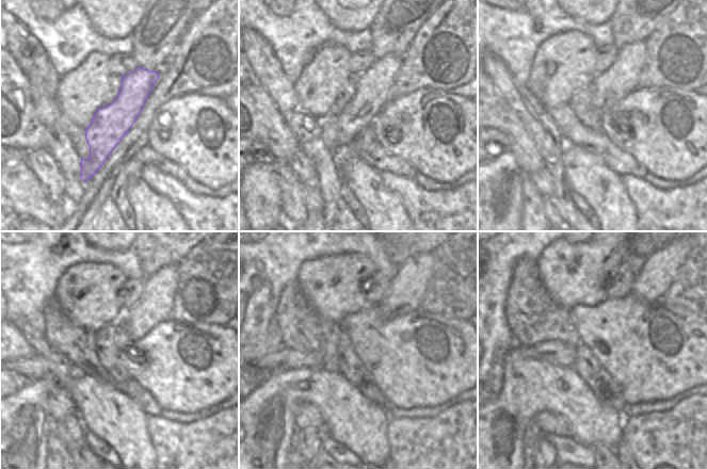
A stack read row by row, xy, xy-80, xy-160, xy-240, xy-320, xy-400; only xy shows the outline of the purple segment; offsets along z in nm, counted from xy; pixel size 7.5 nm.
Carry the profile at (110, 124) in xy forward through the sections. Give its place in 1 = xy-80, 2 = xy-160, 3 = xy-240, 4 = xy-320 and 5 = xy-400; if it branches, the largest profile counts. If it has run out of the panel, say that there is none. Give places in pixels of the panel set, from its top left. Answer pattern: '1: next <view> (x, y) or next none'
1: next xy-80 (339, 130)
2: next xy-160 (611, 86)
3: next xy-240 (155, 306)
4: next xy-320 (407, 289)
5: next xy-400 (660, 268)

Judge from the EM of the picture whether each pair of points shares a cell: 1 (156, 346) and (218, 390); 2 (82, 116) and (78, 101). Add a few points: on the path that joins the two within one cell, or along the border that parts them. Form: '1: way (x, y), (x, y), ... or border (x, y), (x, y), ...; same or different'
1: way (171, 361), (188, 367), (203, 382); same
2: way (81, 113), (80, 104); same

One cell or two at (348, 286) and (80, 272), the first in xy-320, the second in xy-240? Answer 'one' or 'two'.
one

